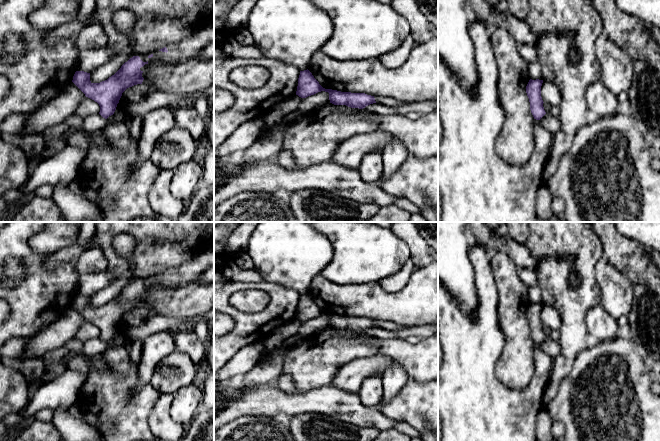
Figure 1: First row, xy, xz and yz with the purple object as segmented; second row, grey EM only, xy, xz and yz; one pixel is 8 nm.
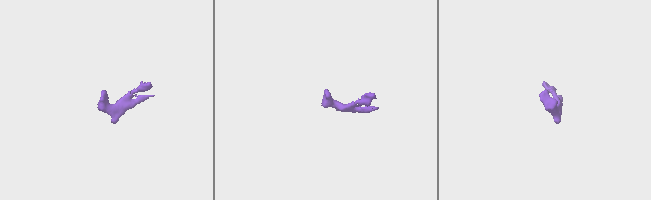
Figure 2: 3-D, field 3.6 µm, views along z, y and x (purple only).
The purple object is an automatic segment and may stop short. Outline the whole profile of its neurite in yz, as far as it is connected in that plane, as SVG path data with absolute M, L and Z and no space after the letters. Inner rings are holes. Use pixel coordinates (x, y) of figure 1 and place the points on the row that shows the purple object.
M530 79L526 86L526 93L529 98L530 110L534 119L538 120L545 129L554 135L557 132L560 123L557 117L554 117L551 113L546 113L544 110L544 102L541 97L542 83L543 80Z

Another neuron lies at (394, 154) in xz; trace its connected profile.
M394 136L382 151L383 172L381 177L391 177L409 156L403 140Z

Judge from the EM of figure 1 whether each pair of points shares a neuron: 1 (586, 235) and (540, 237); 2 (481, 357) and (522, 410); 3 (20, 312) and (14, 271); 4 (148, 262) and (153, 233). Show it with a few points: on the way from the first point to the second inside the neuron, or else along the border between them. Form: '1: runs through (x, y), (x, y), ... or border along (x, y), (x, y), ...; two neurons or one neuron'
1: runs through (575, 235), (554, 235), (551, 237); one neuron
2: runs through (481, 371), (481, 374), (508, 401); one neuron
3: border along (21, 261), (28, 271), (28, 275), (10, 288); two neurons
4: runs through (150, 255), (151, 240); one neuron

